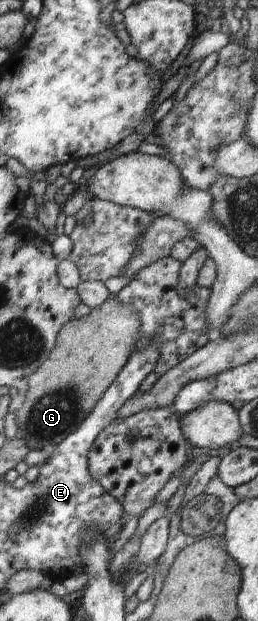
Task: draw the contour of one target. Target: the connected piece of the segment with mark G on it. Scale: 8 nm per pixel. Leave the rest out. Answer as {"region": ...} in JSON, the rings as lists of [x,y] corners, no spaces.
{"region":[[[110,296],[83,318],[70,320],[58,332],[58,339],[48,359],[30,376],[26,399],[16,414],[19,435],[30,450],[50,449],[73,434],[90,415],[104,392],[114,383],[120,370],[135,351],[137,334],[141,331],[139,313],[130,304]]]}

